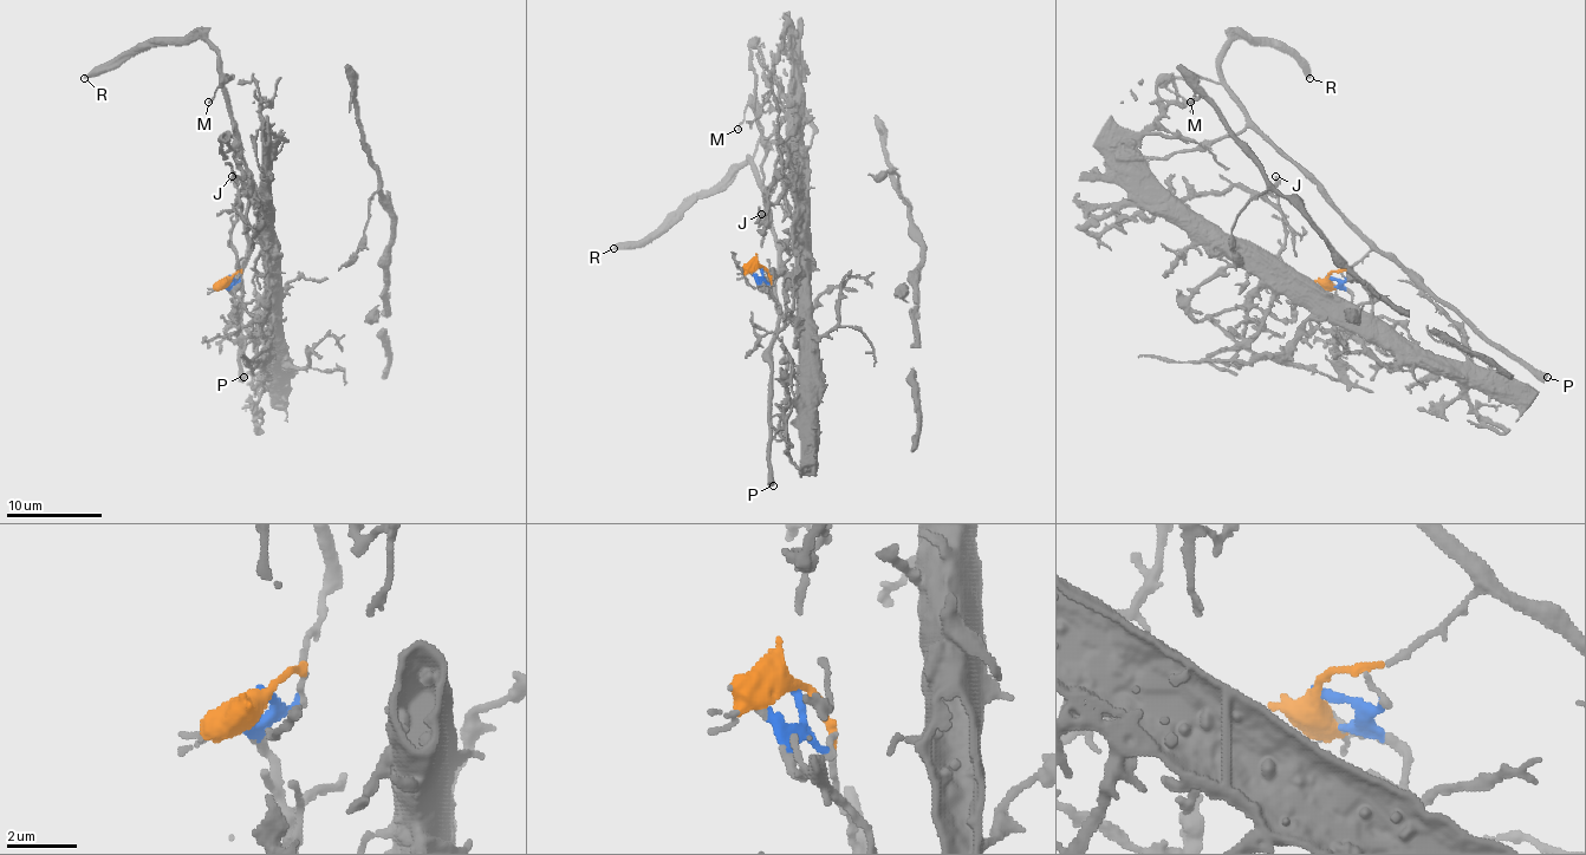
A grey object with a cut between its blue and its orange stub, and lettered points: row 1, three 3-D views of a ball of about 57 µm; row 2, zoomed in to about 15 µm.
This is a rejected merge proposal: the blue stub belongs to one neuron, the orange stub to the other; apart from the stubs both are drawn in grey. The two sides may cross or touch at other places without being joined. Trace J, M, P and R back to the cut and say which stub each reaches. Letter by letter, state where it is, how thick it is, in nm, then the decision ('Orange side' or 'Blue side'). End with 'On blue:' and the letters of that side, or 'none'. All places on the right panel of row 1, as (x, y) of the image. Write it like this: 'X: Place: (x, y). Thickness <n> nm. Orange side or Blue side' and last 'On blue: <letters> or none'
J: Place: (1275, 176). Thickness 280 nm. Blue side
M: Place: (1190, 102). Thickness 130 nm. Orange side
P: Place: (1547, 377). Thickness 500 nm. Orange side
R: Place: (1310, 78). Thickness 400 nm. Orange side
On blue: J

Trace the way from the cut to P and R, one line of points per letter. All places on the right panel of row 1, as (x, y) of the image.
P: (1328, 275), (1352, 268), (1373, 249), (1390, 252), (1493, 343), (1547, 376)
R: (1328, 275), (1350, 268), (1369, 240), (1254, 123), (1223, 78), (1221, 54), (1237, 38), (1268, 38), (1310, 78)

